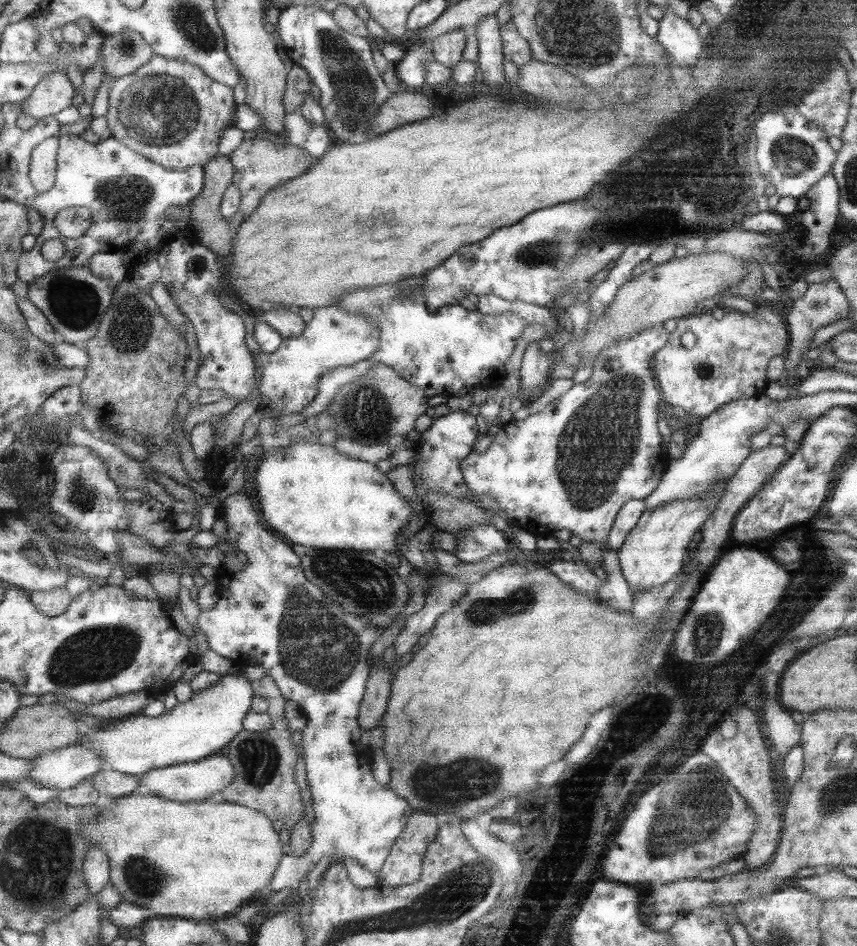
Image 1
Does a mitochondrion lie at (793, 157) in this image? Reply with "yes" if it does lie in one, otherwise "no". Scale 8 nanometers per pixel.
yes

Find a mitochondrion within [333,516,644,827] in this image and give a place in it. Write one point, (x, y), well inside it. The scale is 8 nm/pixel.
(434, 783)

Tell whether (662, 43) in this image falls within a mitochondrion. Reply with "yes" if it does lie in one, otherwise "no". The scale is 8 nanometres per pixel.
no

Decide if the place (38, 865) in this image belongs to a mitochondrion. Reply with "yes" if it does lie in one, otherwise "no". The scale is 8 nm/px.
yes

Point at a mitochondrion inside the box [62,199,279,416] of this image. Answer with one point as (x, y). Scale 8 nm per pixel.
(130, 326)

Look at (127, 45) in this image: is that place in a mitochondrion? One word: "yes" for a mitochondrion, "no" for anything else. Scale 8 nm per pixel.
yes

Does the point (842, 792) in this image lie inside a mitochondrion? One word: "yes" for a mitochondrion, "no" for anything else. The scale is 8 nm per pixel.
yes

